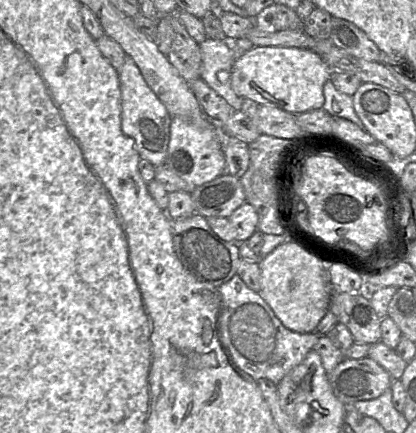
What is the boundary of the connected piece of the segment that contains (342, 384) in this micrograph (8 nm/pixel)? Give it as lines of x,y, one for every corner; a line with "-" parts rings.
369,357
343,359
327,377
334,395
347,407
357,401
379,397
393,382
389,372

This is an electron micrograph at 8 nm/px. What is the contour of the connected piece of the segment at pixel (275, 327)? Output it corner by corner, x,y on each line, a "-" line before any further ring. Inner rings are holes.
237,274
221,285
218,291
221,298
220,341
235,366
254,380
268,379
277,385
291,369
304,360
318,339
324,336
316,331
301,334
285,328
260,293
248,288

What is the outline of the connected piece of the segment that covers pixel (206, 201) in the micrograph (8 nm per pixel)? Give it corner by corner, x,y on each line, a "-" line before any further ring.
228,173
195,188
191,197
195,213
205,218
228,218
246,201
241,181

